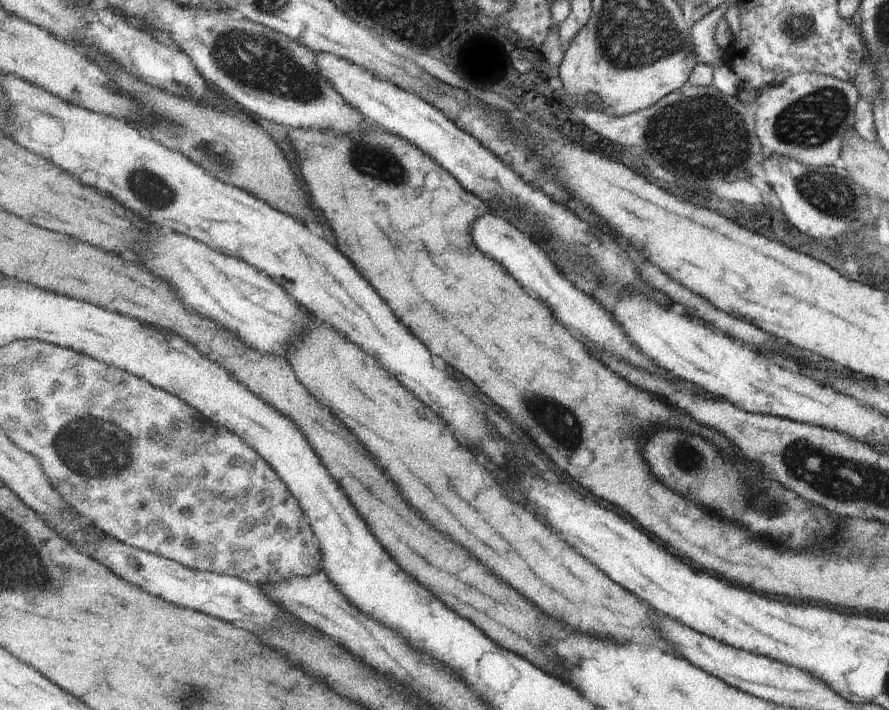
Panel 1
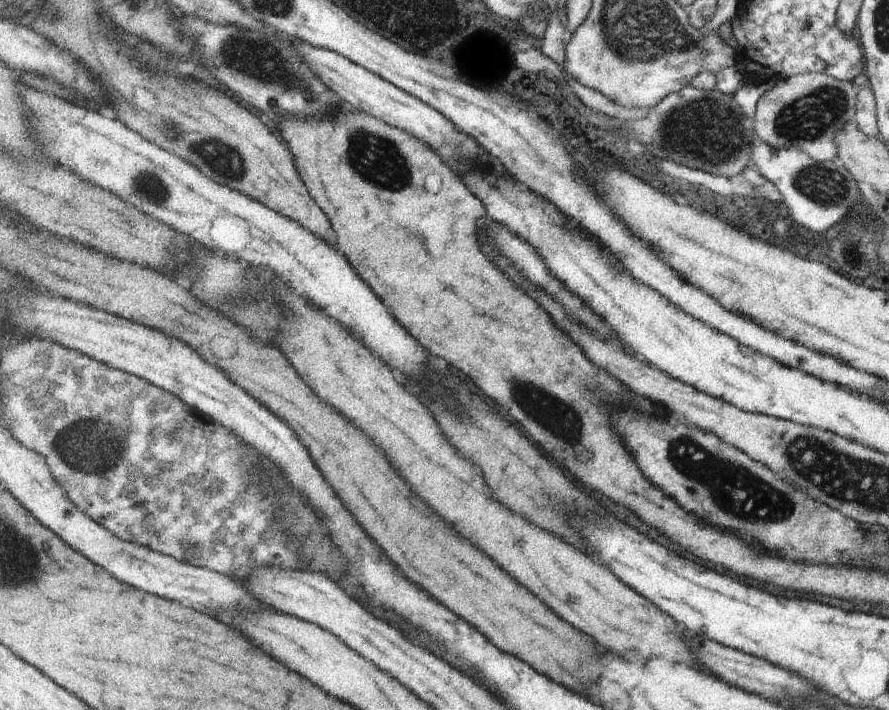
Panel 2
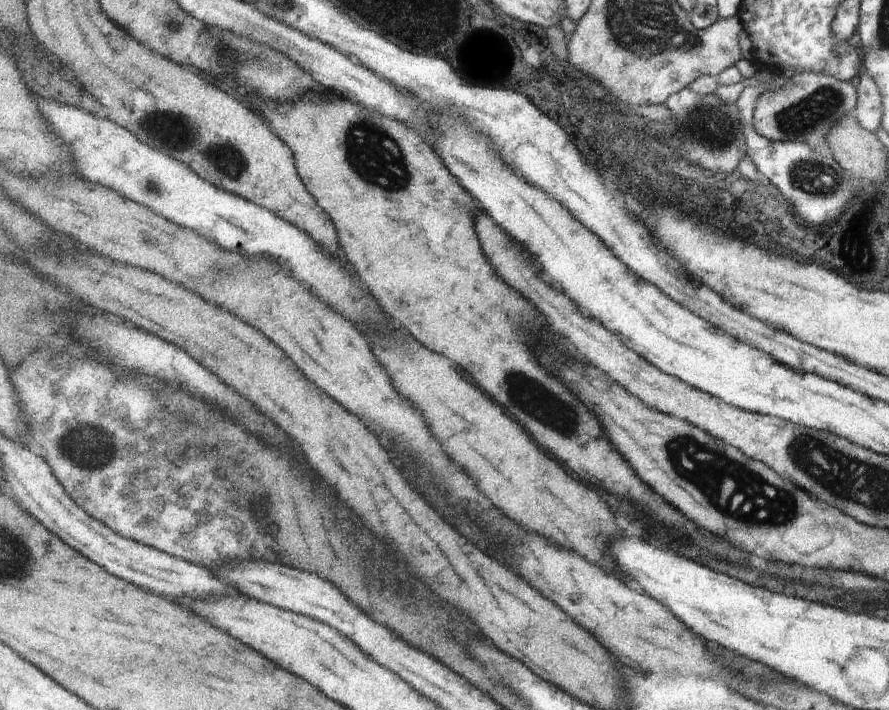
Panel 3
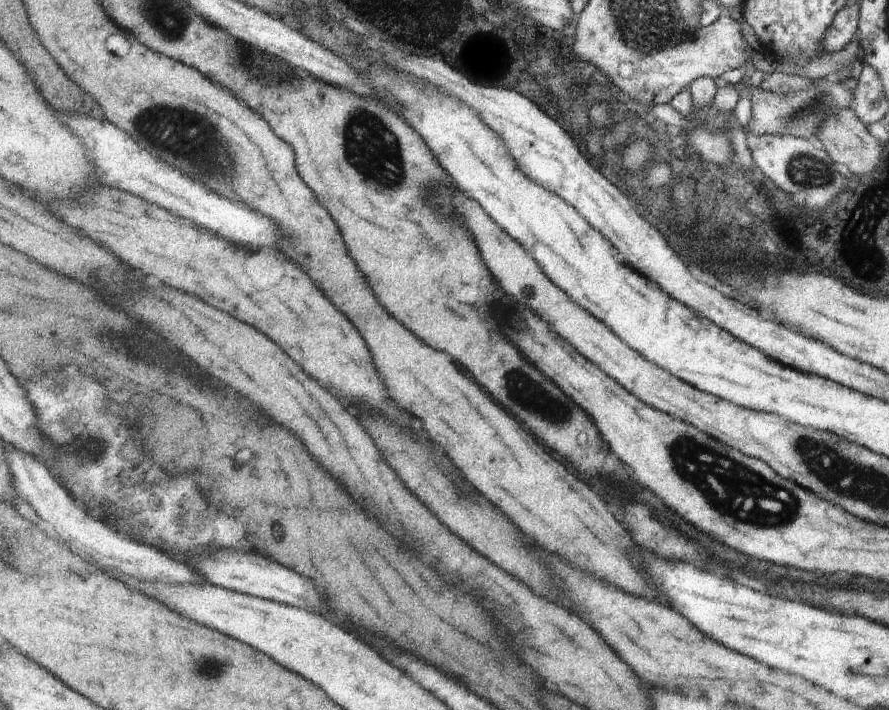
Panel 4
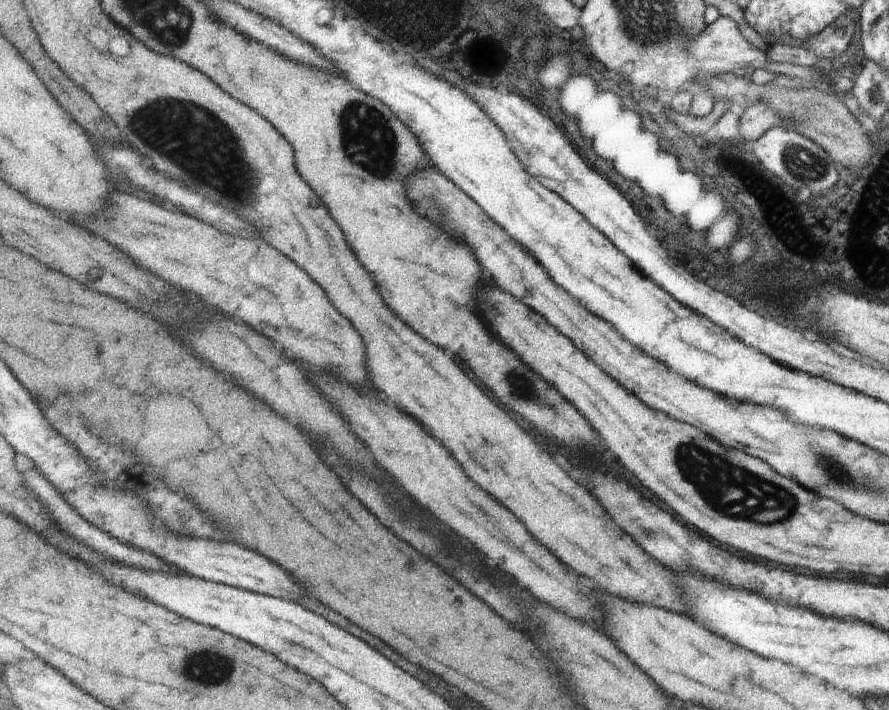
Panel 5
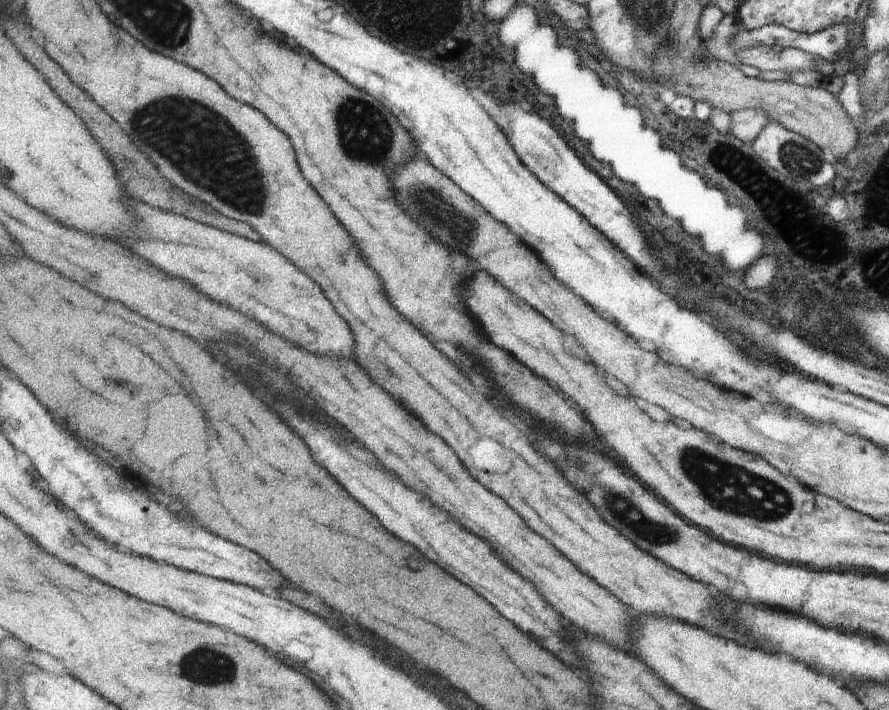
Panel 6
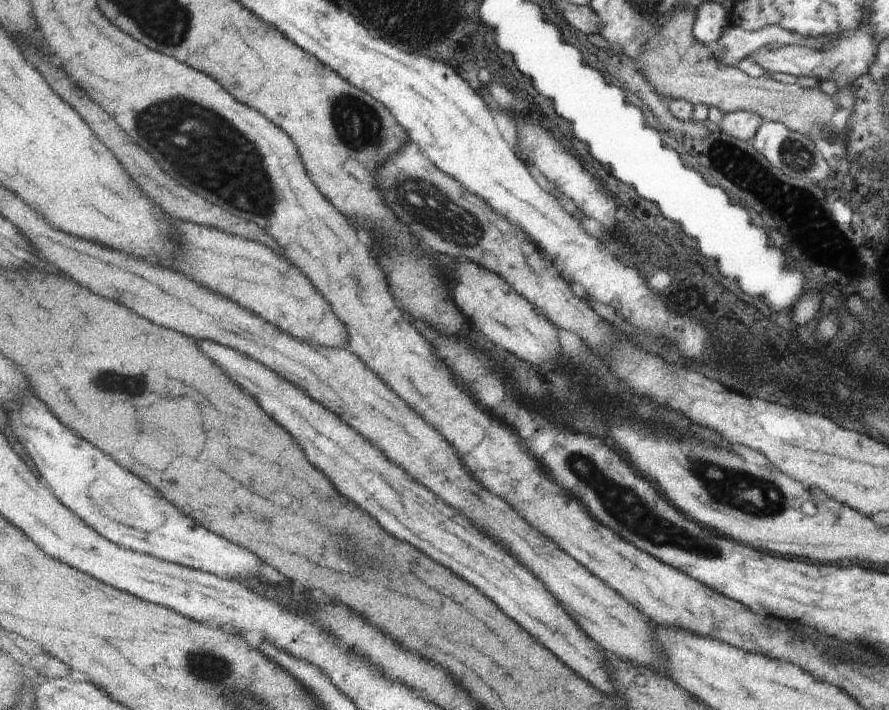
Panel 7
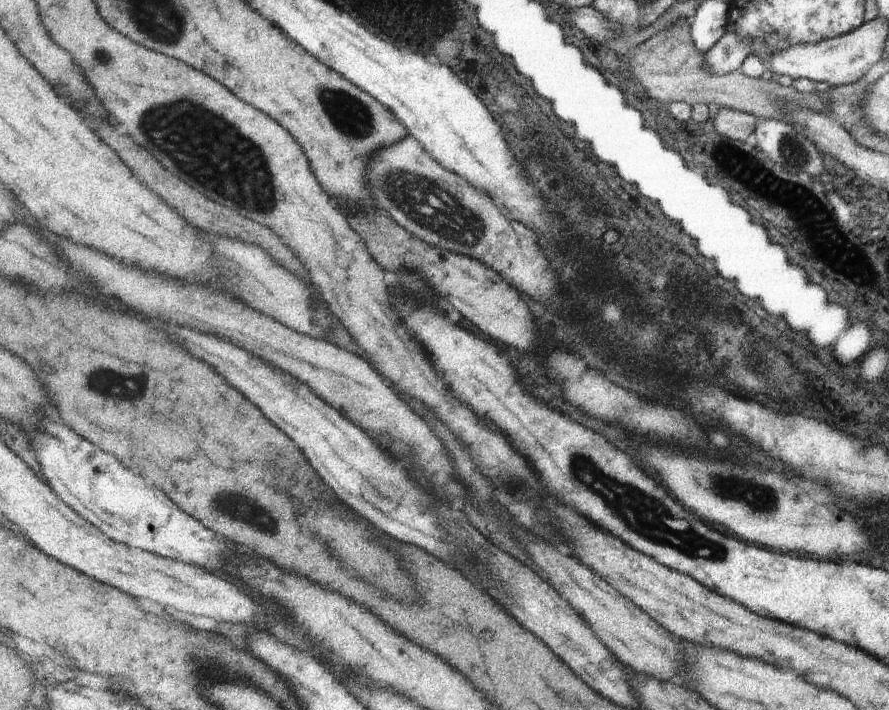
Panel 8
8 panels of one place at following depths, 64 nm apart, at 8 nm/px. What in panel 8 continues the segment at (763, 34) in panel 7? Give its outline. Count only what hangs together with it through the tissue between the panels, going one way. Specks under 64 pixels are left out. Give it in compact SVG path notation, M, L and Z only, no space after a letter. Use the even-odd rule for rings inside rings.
M726 32L704 56L704 70L714 74L739 71L742 62L752 54L752 40L744 40L736 32Z

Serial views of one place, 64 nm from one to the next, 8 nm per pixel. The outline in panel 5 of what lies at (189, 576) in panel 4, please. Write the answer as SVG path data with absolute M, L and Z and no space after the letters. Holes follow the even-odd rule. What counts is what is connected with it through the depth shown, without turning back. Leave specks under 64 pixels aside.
M34 465L27 471L22 471L25 474L26 484L33 493L37 494L37 497L44 502L53 516L54 522L60 526L60 529L74 535L80 543L84 543L86 546L94 549L98 554L106 555L113 561L126 563L129 565L142 567L151 571L166 571L170 573L184 573L181 569L174 567L172 564L167 563L164 559L161 559L158 555L152 554L147 550L140 550L137 546L123 543L119 538L112 536L108 531L102 530L98 525L90 522L87 518L84 518L83 514L80 514L76 507L73 507L66 495L59 490L58 487L38 468Z

